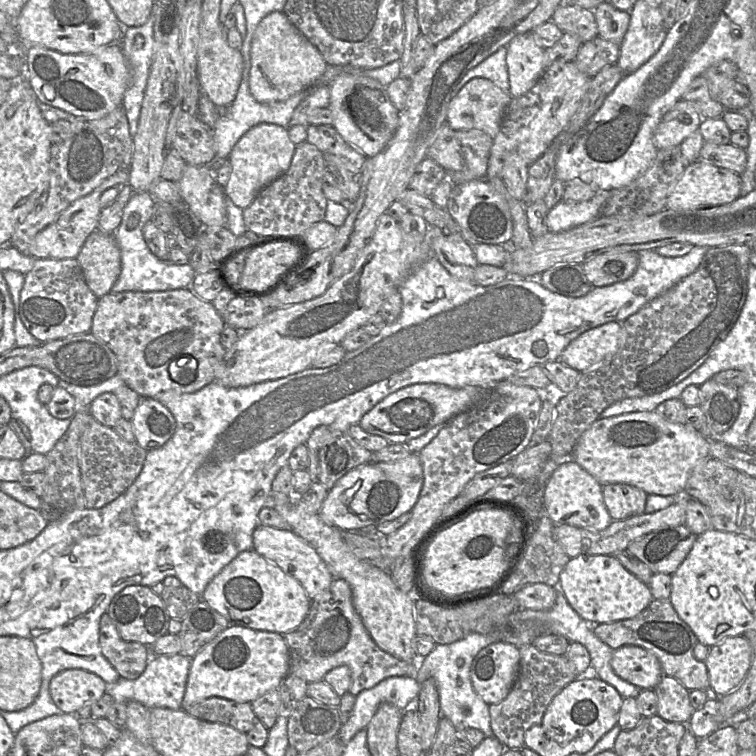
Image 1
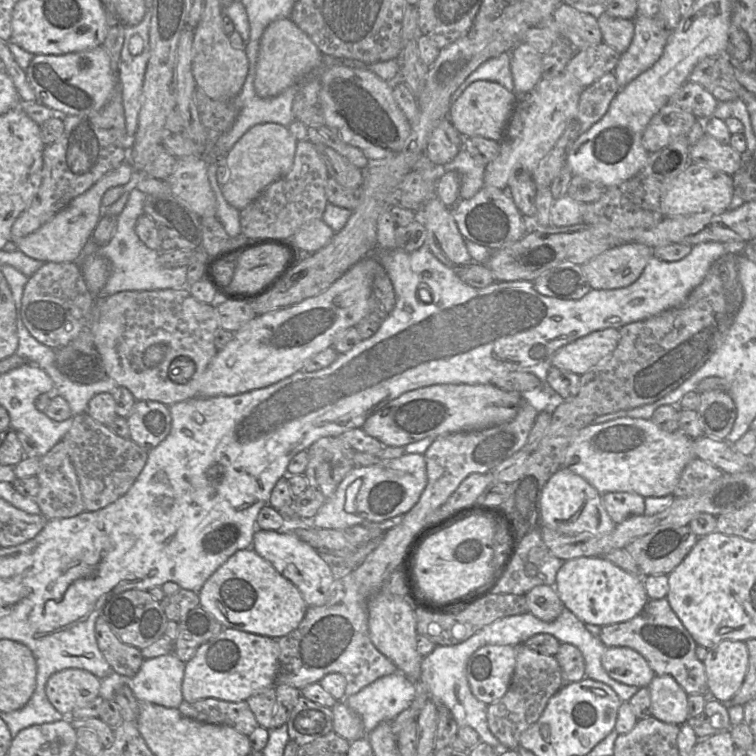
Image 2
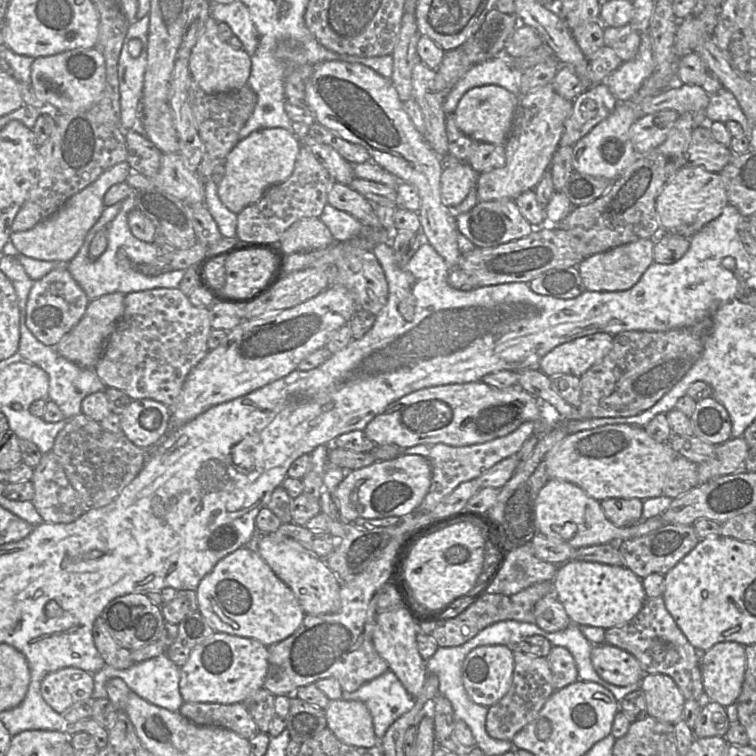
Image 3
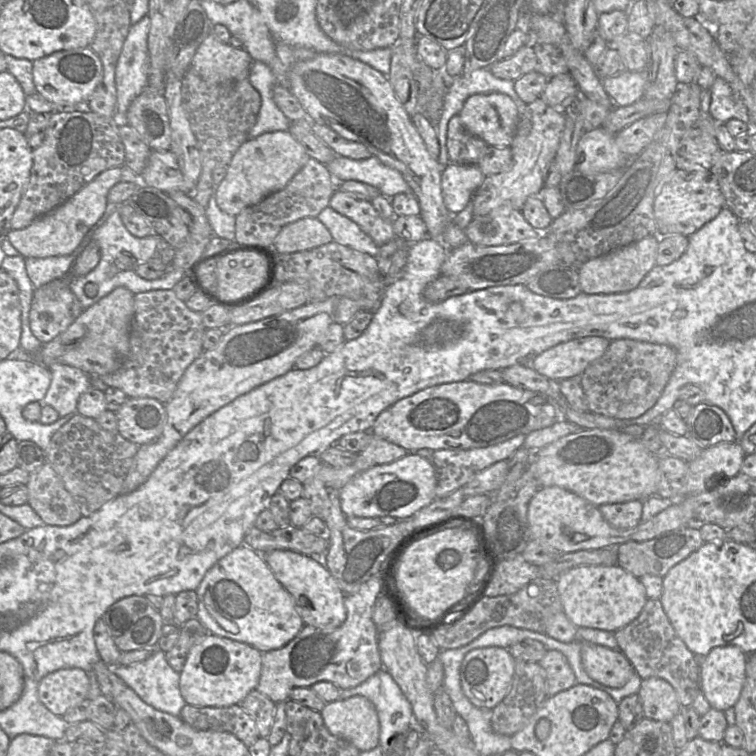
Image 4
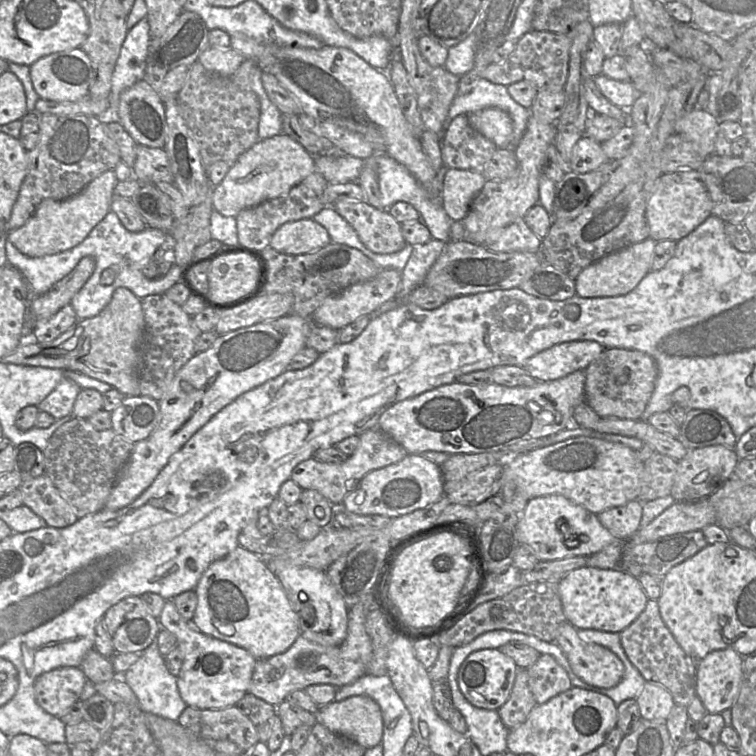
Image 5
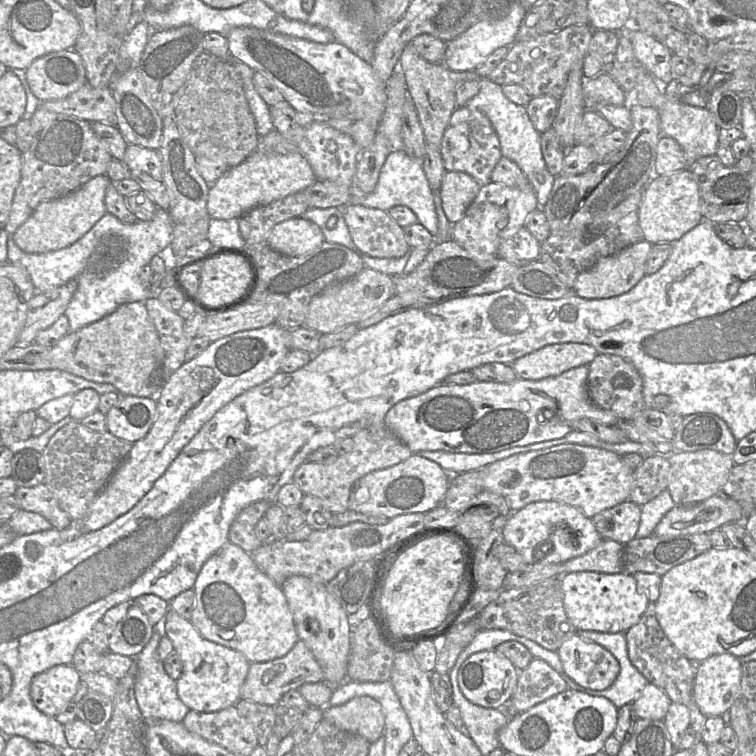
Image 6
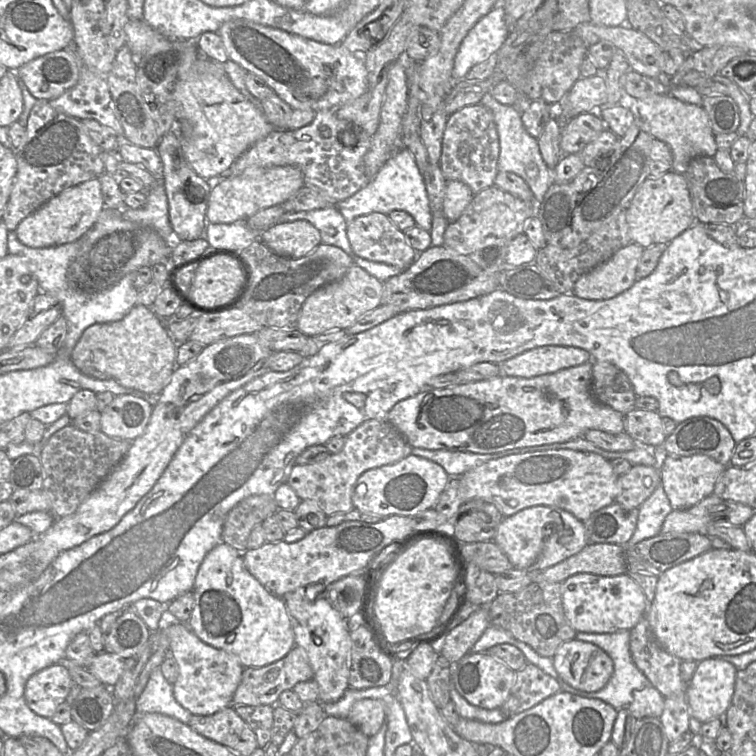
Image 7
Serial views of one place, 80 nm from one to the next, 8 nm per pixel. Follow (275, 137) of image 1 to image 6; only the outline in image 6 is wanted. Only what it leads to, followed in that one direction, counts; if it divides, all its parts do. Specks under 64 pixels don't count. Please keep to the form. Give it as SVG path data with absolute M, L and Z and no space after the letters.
M256 150L241 164L228 171L210 186L207 211L211 218L239 219L251 209L302 192L316 181L308 160L298 152L266 154Z

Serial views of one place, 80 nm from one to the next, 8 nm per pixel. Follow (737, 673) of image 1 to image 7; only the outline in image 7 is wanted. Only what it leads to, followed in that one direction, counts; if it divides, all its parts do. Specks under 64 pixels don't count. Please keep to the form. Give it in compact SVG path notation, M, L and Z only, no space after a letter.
M721 657L698 662L685 692L690 716L705 723L726 713L737 672L733 664Z

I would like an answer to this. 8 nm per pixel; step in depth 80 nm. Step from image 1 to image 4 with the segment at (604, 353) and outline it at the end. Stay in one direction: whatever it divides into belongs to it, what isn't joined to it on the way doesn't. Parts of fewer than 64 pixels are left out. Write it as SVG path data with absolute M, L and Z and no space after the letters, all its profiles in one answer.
M599 336L559 343L539 354L531 368L553 381L579 378L591 363L605 353L609 344L610 340Z

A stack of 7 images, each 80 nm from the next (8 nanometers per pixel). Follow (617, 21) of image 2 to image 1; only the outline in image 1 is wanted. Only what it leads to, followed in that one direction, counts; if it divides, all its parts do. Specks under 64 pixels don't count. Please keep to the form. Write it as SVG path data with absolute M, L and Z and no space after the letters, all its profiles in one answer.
M605 1L594 9L594 14L598 35L620 45L630 24L630 12L619 10Z

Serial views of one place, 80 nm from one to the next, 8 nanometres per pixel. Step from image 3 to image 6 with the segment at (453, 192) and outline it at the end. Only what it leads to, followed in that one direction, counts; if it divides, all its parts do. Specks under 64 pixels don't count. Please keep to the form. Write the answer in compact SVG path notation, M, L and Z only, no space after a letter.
M446 170L440 188L440 198L445 215L452 224L463 218L481 187L466 172Z

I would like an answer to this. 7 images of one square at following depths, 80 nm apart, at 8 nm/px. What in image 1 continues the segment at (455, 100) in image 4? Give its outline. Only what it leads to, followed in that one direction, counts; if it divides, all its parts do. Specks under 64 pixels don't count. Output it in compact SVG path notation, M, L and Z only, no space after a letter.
M501 47L475 68L469 70L454 90L454 96L472 79L486 78L505 92L509 92L509 74L507 69L507 47Z

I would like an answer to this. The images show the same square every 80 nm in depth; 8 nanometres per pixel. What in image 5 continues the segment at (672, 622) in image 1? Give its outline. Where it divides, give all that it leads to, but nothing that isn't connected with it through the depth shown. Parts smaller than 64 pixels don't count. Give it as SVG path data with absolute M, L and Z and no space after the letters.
M648 599L644 611L619 635L629 661L643 678L665 687L671 693L675 705L687 707L696 696L698 661L689 656L676 642L661 618L658 601Z

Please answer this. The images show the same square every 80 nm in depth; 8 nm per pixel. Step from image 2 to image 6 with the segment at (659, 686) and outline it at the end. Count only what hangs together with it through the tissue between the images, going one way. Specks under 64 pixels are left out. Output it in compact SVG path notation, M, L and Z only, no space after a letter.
M648 683L631 704L638 718L663 720L671 700L659 687Z

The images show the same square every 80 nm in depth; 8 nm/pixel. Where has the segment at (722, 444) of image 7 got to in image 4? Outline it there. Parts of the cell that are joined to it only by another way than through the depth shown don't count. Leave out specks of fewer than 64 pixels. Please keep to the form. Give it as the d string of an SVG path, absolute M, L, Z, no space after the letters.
M700 403L693 407L685 421L688 428L686 436L703 449L719 443L736 442L729 417L717 406Z

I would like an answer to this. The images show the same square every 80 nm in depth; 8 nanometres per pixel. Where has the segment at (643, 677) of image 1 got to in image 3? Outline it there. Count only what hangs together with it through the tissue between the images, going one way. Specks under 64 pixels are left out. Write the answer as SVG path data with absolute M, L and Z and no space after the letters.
M593 645L590 659L603 680L619 687L640 684L645 675L640 662L631 653L613 645Z

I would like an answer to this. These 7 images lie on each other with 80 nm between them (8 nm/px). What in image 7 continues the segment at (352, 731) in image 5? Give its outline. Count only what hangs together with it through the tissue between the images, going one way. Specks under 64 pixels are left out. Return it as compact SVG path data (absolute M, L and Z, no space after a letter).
M380 699L358 700L346 719L370 738L380 730L386 720L386 704Z

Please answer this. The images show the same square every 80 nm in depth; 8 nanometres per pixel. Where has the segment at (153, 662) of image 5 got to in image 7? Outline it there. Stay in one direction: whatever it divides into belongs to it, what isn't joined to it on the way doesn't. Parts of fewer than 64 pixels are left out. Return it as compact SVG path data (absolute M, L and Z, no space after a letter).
M160 667L155 668L141 695L136 701L137 714L159 713L188 724L192 714L182 707L173 694L173 684L169 683Z

